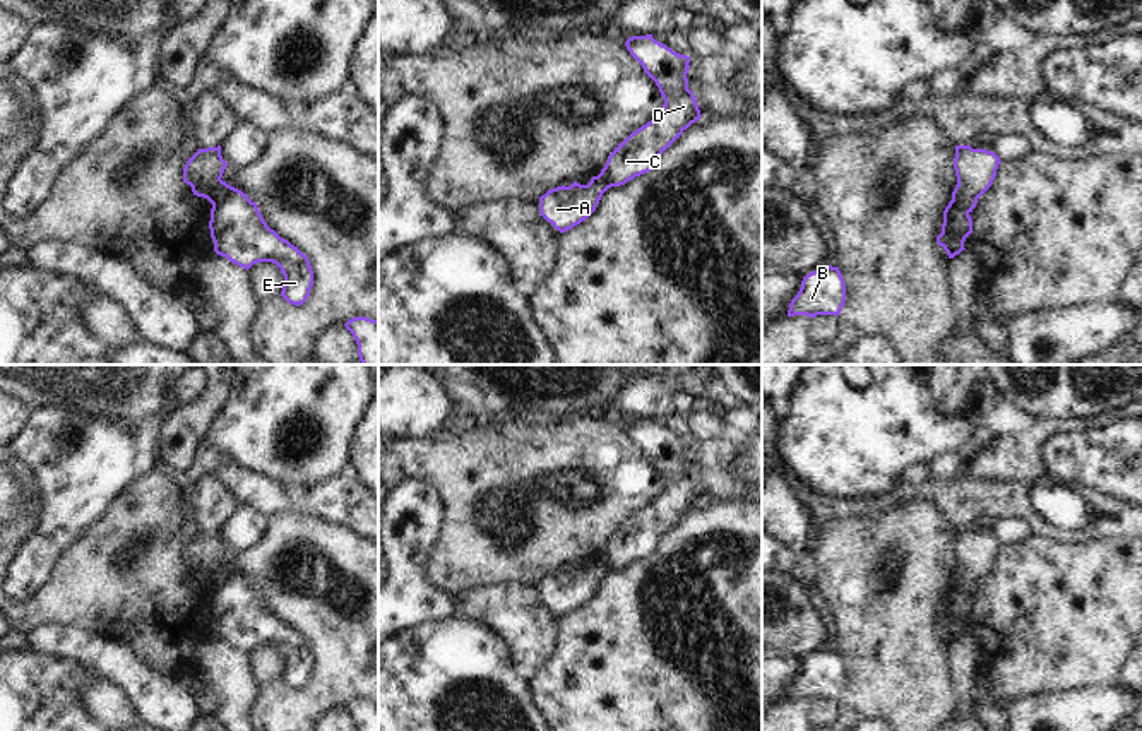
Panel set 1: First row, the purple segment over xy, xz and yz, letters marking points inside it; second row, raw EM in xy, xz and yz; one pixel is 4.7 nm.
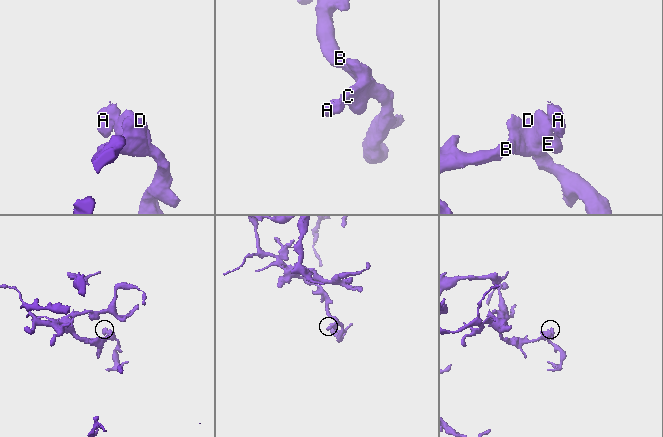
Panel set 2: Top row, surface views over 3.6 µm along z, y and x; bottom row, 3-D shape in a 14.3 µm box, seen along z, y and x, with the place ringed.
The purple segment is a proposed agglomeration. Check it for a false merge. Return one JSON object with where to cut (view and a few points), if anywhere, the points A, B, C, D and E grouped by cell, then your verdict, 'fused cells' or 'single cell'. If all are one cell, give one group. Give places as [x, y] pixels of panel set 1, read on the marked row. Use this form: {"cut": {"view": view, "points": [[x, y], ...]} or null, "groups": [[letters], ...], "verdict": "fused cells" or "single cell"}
{"cut": {"view": "xy", "points": [[230, 185], [213, 204]]}, "groups": [["A"], ["B", "C", "D", "E"]], "verdict": "fused cells"}

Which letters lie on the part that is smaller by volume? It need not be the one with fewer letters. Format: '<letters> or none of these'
A

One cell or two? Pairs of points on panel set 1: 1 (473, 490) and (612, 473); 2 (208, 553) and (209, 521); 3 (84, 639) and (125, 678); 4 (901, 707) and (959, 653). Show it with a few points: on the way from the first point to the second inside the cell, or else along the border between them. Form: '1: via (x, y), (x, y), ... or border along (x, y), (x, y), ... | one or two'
1: via (507, 487), (535, 473), (577, 464) | one
2: via (208, 545), (209, 529) | one
3: via (95, 649), (115, 668) | one
4: border along (945, 651), (956, 702) | two

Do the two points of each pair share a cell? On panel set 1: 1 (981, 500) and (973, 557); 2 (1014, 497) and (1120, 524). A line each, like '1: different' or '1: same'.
1: same
2: same

